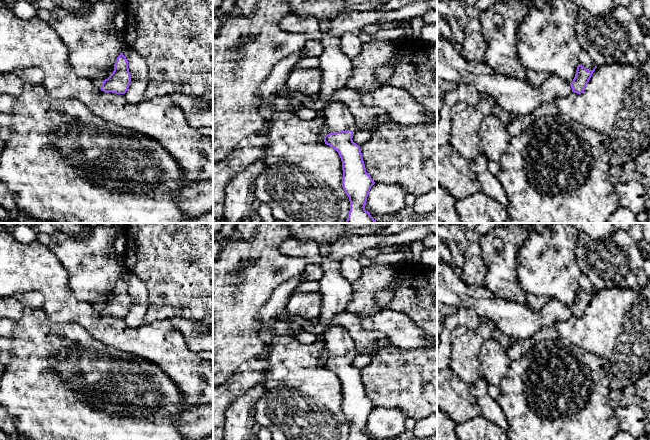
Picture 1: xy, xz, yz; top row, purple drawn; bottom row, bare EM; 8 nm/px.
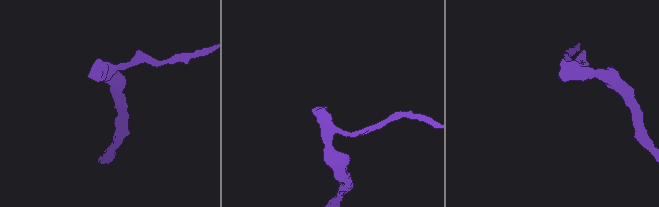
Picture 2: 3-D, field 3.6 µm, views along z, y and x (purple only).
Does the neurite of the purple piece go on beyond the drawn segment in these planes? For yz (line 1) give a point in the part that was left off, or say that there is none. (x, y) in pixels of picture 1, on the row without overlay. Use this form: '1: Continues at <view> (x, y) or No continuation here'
1: Continues at yz (518, 321)

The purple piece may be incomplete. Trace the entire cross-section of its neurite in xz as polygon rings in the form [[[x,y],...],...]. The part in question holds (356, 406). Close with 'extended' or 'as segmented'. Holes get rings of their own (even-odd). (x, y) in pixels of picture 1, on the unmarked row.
[[[330,243],[320,245],[323,276],[319,280],[322,307],[318,319],[327,326],[321,336],[328,354],[324,366],[338,376],[342,385],[342,411],[350,425],[348,440],[371,440],[365,428],[375,406],[366,396],[360,370],[352,364],[355,343],[345,328],[333,323],[334,317],[346,310],[353,291],[352,284],[341,274],[340,261],[329,257]]]; extended

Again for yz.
[[[437,261],[437,301],[455,309],[471,308],[480,317],[492,320],[512,340],[532,337],[541,328],[554,328],[557,322],[571,316],[583,317],[596,292],[588,294],[578,288],[571,307],[558,299],[549,299],[540,310],[532,310],[527,303],[501,299],[486,287],[467,286],[449,265]]]; extended

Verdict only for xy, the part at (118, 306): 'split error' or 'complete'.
complete

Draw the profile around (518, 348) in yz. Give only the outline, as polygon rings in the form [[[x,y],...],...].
[[[532,337],[513,340],[511,346],[507,349],[507,354],[512,361],[516,361],[527,354],[534,344],[535,341]]]

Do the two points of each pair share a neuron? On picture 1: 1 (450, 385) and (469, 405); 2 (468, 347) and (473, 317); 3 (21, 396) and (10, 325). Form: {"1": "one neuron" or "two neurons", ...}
{"1": "one neuron", "2": "two neurons", "3": "two neurons"}

